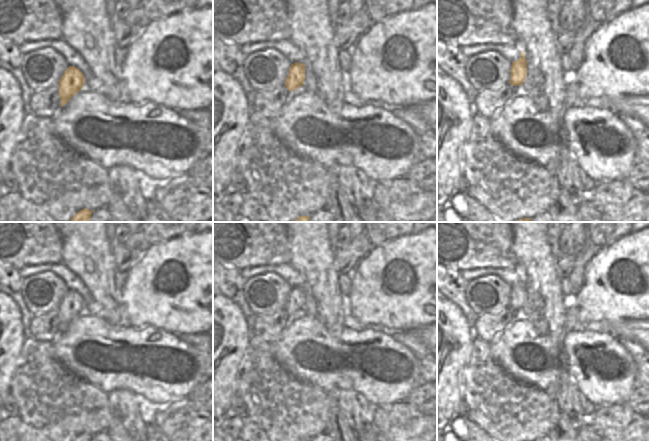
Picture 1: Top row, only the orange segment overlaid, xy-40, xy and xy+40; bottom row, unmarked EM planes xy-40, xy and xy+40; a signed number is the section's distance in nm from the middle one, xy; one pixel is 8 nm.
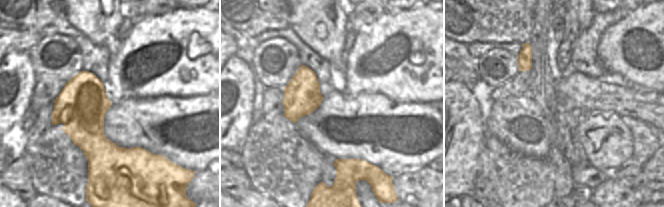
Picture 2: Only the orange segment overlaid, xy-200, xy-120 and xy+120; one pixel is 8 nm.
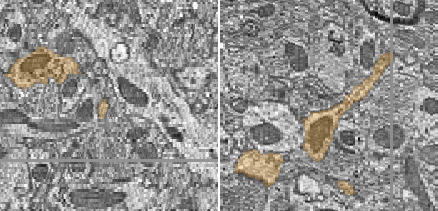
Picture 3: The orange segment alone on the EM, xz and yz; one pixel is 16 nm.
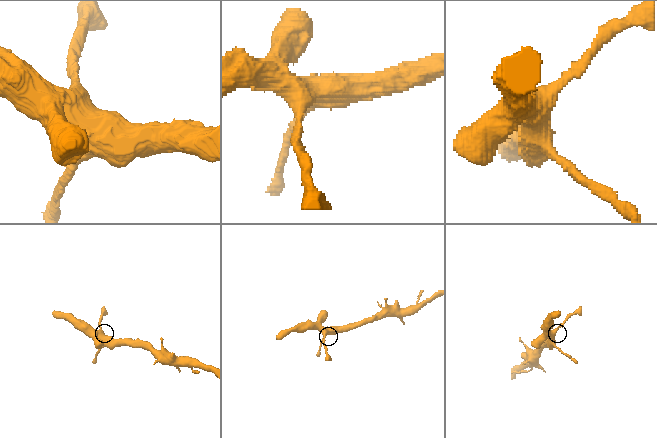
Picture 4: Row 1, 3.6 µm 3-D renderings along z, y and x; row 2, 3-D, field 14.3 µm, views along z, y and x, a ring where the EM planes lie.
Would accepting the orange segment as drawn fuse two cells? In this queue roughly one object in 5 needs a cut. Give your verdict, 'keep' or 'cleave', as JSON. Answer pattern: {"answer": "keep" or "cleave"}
{"answer": "keep"}

